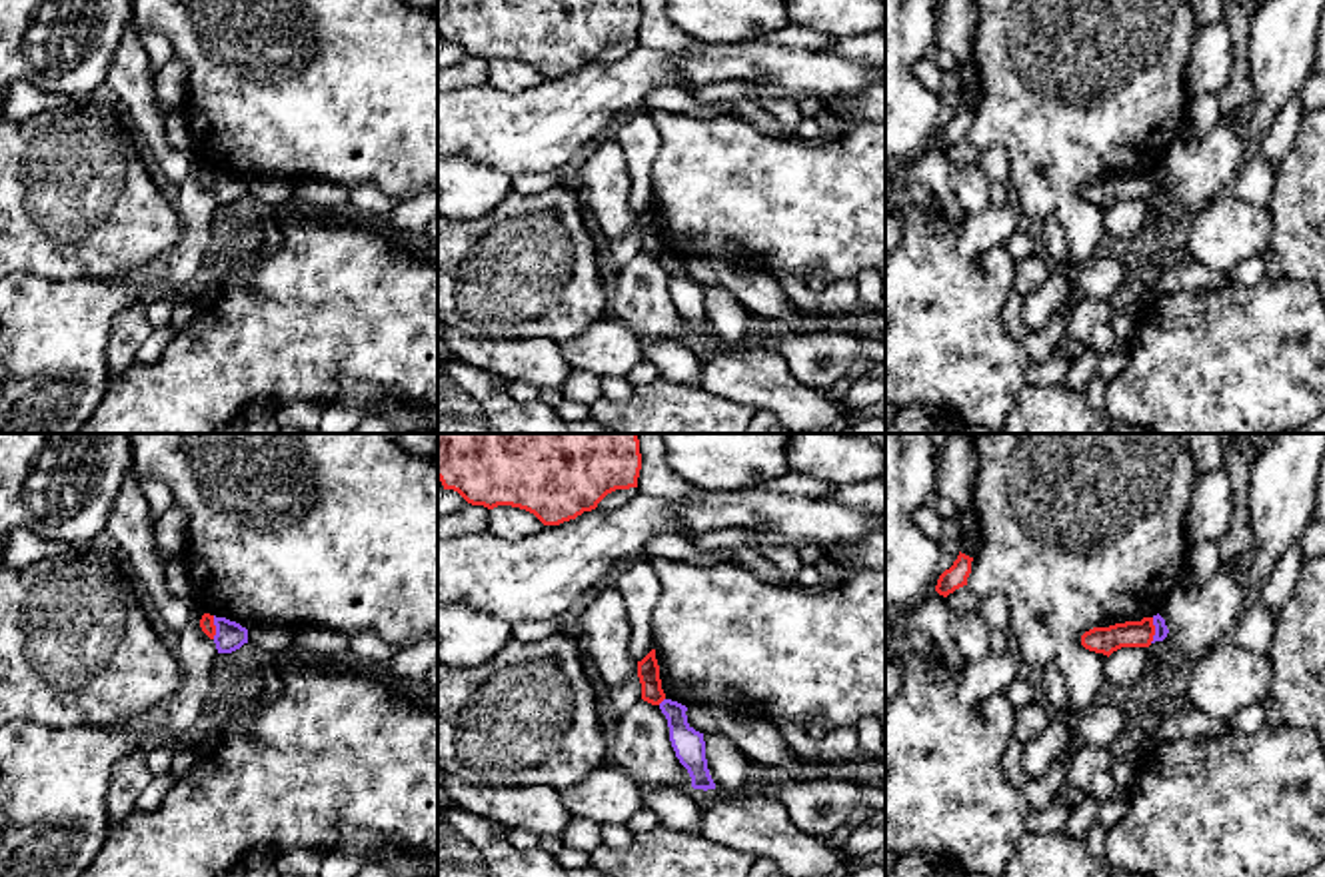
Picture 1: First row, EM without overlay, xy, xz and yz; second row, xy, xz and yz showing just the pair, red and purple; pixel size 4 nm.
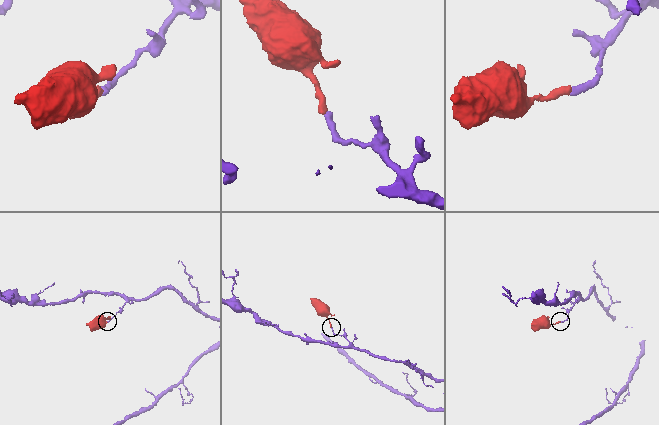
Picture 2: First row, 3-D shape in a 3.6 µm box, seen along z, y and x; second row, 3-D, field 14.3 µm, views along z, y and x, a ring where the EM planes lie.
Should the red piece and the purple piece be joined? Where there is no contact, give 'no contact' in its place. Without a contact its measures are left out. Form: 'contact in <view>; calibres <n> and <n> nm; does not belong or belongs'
contact in yz; calibres 110 and 50 nm; does not belong

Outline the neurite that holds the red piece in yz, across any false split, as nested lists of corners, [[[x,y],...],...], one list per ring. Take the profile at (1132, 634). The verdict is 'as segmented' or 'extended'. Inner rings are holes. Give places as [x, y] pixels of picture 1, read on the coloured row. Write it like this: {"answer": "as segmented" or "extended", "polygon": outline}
{"answer": "as segmented", "polygon": [[[1153,617],[1125,621],[1109,627],[1093,627],[1081,635],[1081,645],[1089,651],[1111,655],[1121,647],[1149,647],[1155,635]]]}

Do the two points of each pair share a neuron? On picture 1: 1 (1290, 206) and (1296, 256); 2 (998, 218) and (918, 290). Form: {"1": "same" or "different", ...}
{"1": "same", "2": "different"}

